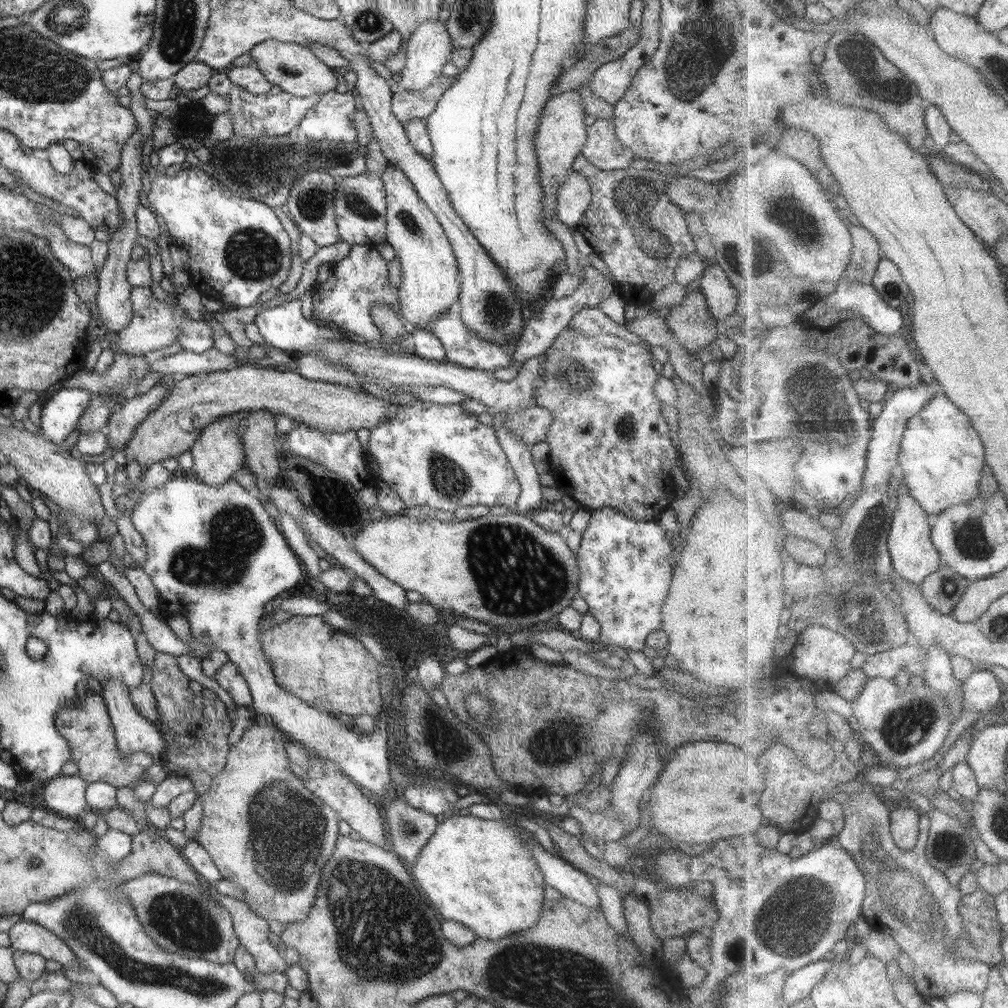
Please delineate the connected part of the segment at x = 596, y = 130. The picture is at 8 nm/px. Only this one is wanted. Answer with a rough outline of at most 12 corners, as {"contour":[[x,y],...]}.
{"contour":[[611,119],[587,126],[581,161],[602,170],[636,158],[618,141]]}

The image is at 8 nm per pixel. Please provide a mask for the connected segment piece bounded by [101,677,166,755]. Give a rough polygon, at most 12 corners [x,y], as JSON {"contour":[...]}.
{"contour":[[104,679],[101,695],[122,755],[166,750],[130,688]]}

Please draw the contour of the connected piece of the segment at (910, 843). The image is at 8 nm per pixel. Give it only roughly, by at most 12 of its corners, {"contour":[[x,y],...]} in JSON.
{"contour":[[915,806],[892,812],[895,842],[914,850],[922,834],[922,813]]}

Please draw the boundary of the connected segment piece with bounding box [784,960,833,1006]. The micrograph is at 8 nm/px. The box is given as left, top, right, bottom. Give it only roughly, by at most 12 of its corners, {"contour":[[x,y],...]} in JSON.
{"contour":[[832,962],[812,963],[794,972],[784,990],[784,1000],[812,999],[825,980]]}

